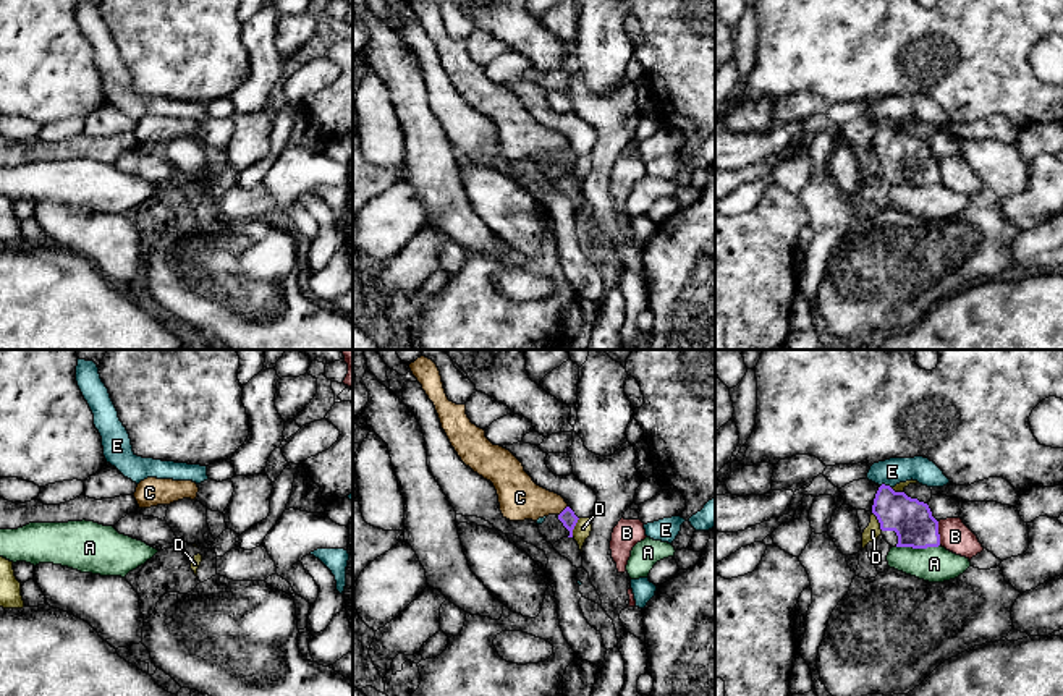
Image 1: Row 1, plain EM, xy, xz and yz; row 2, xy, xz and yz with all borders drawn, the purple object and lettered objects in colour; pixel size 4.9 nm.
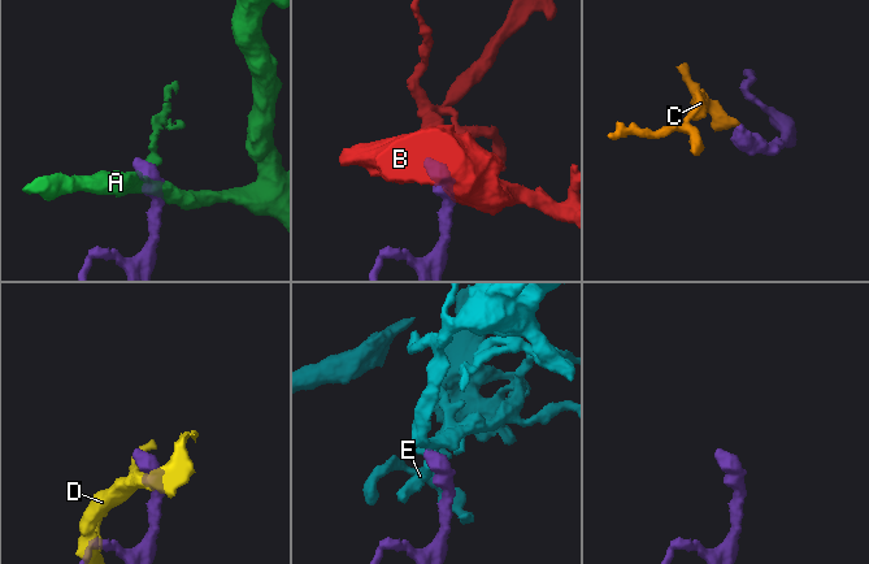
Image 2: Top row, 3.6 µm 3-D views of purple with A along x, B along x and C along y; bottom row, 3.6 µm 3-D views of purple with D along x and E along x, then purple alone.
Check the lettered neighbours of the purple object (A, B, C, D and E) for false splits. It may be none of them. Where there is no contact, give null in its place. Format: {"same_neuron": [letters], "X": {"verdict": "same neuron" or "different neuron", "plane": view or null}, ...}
{"same_neuron": ["C"], "A": {"verdict": "different neuron", "plane": "yz"}, "B": {"verdict": "different neuron", "plane": "yz"}, "C": {"verdict": "same neuron", "plane": "xz"}, "D": {"verdict": "different neuron", "plane": "xz"}, "E": {"verdict": "different neuron", "plane": "yz"}}

